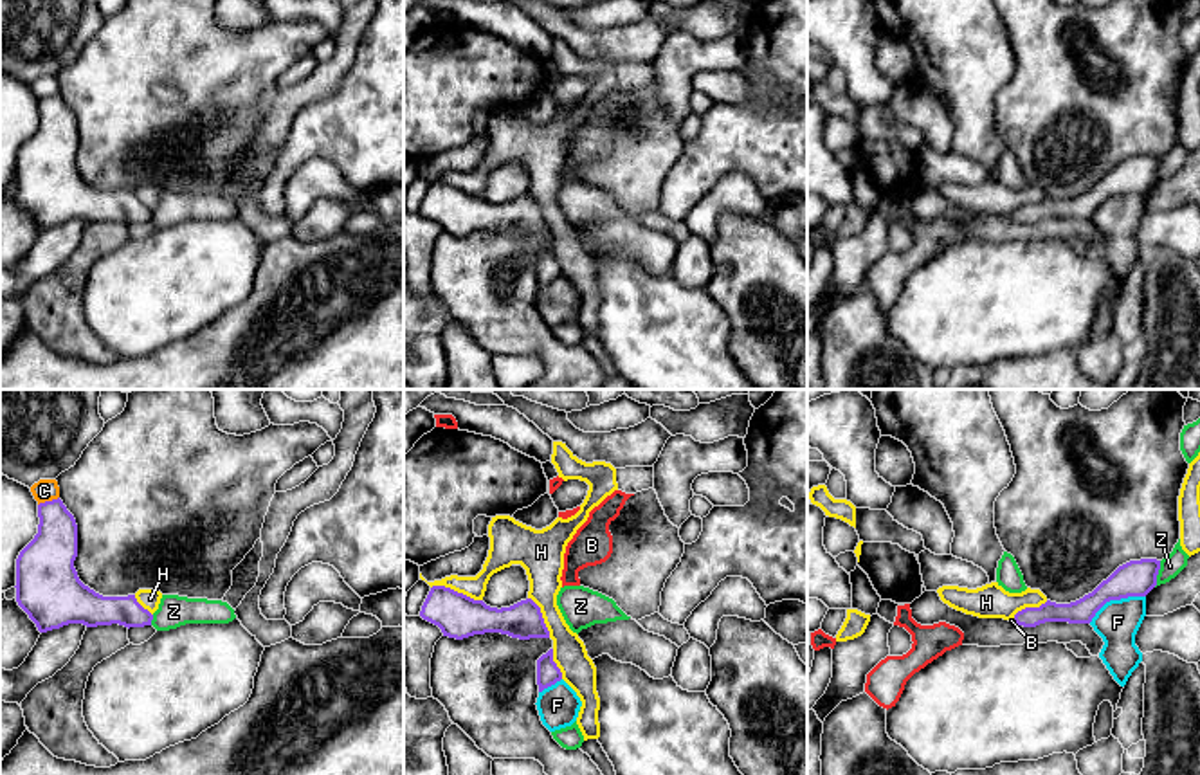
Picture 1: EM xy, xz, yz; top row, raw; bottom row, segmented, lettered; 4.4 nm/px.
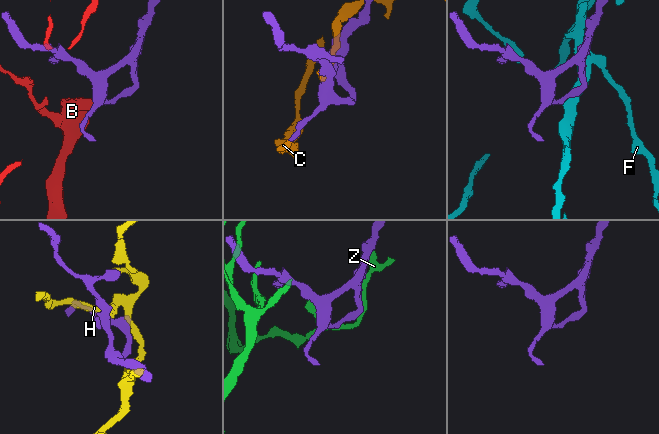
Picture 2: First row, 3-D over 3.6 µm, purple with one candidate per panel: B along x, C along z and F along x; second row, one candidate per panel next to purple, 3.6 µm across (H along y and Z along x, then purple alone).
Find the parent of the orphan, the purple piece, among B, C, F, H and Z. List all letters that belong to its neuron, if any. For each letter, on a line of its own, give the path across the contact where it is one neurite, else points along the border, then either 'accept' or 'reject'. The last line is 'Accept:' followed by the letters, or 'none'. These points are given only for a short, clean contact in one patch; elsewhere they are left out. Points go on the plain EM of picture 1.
B: runs through yz (1049, 208), (1015, 217), (1011, 217); accept
C: reject
F: border along yz (1145, 191), (1110, 195), (1089, 218); reject
H: reject
Z: reject
Accept: B

